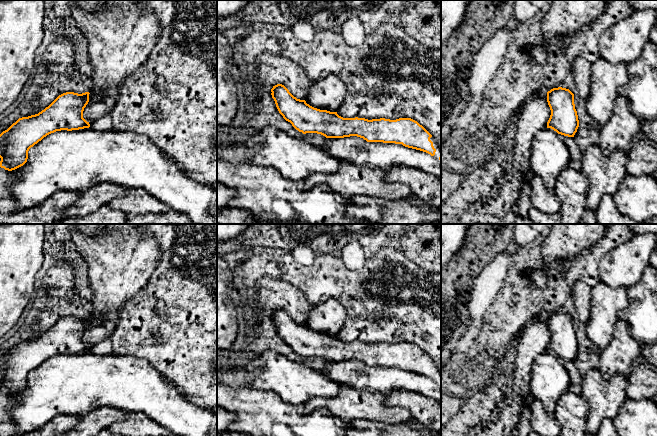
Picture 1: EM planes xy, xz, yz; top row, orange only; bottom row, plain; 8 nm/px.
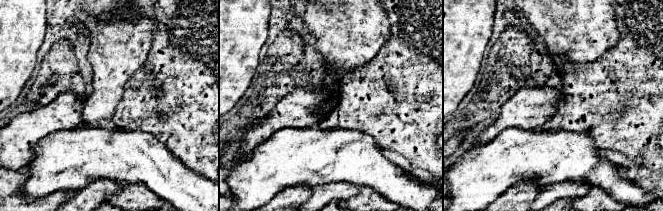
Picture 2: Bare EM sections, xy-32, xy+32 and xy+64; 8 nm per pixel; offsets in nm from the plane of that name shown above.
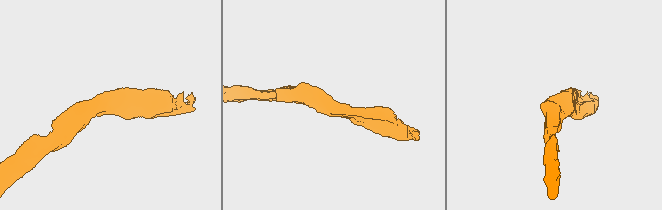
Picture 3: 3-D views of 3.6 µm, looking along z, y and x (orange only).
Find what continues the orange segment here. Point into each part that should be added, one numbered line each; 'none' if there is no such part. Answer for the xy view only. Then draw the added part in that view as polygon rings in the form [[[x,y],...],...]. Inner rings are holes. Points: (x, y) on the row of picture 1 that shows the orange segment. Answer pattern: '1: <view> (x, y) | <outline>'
none

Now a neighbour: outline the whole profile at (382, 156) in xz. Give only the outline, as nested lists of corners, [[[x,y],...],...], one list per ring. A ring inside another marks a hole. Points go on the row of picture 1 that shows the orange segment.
[[[350,136],[327,138],[321,149],[332,157],[355,166],[382,171],[407,166],[441,179],[441,164],[433,156],[402,144],[367,142],[363,138]]]

